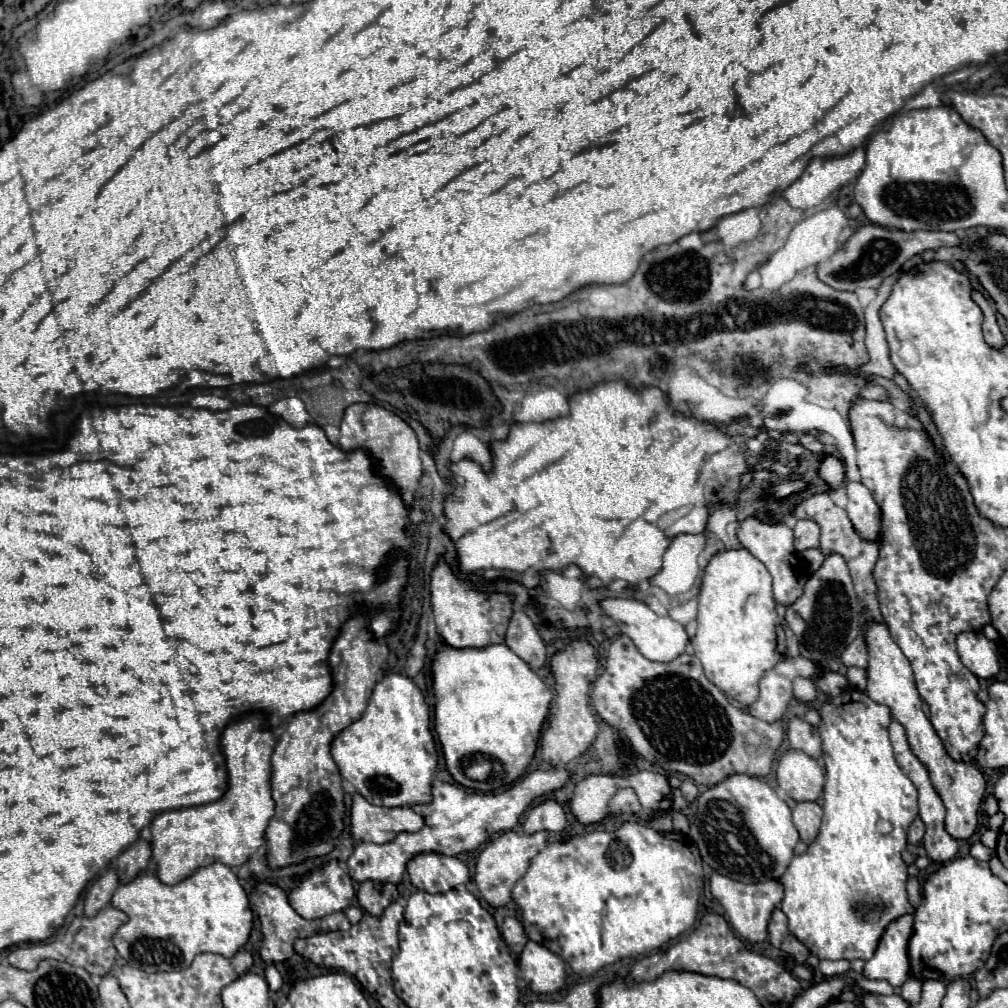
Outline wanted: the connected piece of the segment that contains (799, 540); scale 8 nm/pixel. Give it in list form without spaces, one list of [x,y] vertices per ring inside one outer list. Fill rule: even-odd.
[[[798,520],[794,526],[794,548],[796,552],[804,552],[808,548],[818,548],[820,528],[812,520]]]

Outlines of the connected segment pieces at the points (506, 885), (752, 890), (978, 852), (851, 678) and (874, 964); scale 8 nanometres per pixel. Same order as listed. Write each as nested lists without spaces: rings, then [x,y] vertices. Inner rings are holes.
[[[504,832],[498,838],[491,839],[488,846],[482,850],[476,862],[476,874],[474,880],[478,884],[478,890],[482,898],[492,906],[492,908],[502,908],[510,902],[512,898],[512,888],[514,884],[524,876],[528,870],[528,862],[546,846],[548,834],[546,832],[536,832],[532,836],[518,834],[518,832]]]
[[[716,872],[710,876],[710,892],[722,904],[732,930],[748,942],[764,942],[766,940],[768,920],[784,896],[784,888],[778,880],[766,880],[766,882],[758,882],[758,884],[742,884],[732,878],[726,878],[722,874],[716,874]]]
[[[976,842],[976,844],[972,844],[970,854],[972,854],[976,860],[992,860],[996,852],[990,850],[990,848],[986,848],[982,842]]]
[[[850,668],[846,678],[848,678],[848,682],[850,682],[852,688],[856,688],[860,692],[866,690],[866,670],[862,670],[862,668]]]
[[[906,914],[886,928],[874,956],[866,962],[862,976],[870,980],[886,980],[894,988],[902,986],[910,978],[910,960],[908,960],[910,936],[912,936],[912,916]]]

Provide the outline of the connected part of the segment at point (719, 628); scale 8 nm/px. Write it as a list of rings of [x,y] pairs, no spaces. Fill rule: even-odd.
[[[724,550],[718,552],[706,566],[700,596],[698,596],[698,630],[692,640],[696,658],[702,662],[704,674],[712,684],[716,684],[728,698],[742,706],[754,704],[758,696],[758,682],[766,670],[772,670],[782,658],[784,648],[780,648],[776,628],[779,618],[772,598],[772,576],[766,566],[756,560],[748,550]]]

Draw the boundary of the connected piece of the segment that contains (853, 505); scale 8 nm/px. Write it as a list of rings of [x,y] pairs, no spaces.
[[[848,482],[848,518],[852,520],[852,526],[856,534],[862,540],[876,542],[880,536],[880,508],[874,502],[868,488],[860,482]]]

